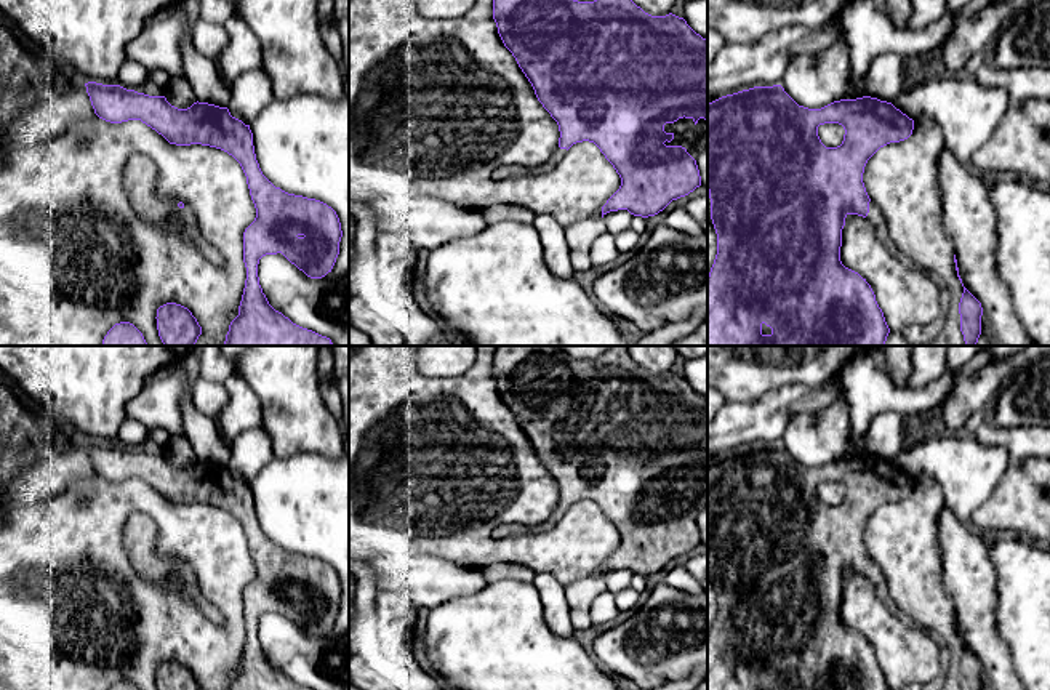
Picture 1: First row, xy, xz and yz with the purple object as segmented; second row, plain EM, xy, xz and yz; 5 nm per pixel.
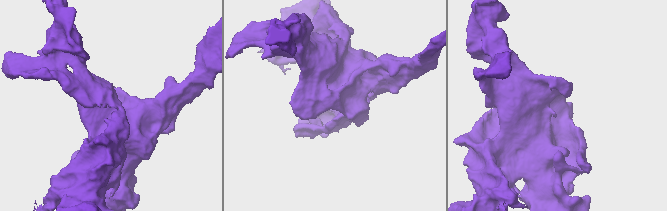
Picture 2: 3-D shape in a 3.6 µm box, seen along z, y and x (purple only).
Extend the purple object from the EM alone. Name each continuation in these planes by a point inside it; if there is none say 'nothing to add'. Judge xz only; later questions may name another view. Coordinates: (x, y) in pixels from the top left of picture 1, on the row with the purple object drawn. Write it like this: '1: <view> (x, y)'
1: xz (685, 133)
2: xz (501, 173)

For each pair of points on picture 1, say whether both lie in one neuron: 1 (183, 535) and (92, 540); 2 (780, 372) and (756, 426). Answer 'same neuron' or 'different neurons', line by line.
1: same neuron
2: different neurons

